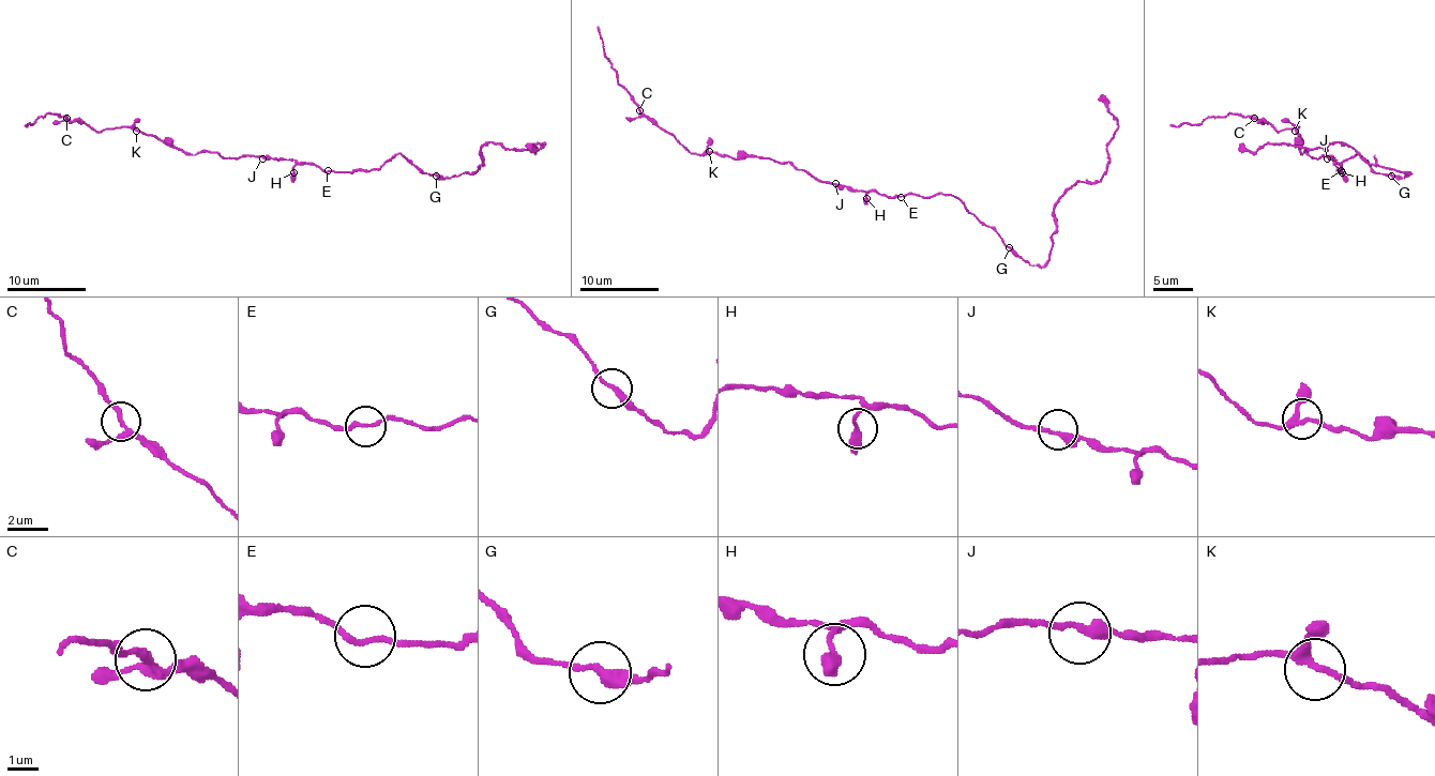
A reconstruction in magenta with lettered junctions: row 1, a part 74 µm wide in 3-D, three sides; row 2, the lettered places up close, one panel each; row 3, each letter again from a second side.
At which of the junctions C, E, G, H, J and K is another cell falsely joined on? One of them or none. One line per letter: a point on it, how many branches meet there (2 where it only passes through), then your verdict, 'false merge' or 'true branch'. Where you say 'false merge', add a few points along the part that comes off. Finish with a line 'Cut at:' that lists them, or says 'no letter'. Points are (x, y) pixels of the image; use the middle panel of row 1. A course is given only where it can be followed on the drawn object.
C: (639, 110) | 3 | true branch
E: (901, 197) | 2 | true branch
G: (1009, 247) | 2 | true branch
H: (866, 198) | 2 | true branch
J: (835, 183) | 2 | true branch
K: (709, 151) | 3 | true branch
Cut at: no letter

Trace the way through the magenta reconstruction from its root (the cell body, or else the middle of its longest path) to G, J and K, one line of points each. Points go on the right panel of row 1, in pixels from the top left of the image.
G: (1341, 172), (1341, 164), (1358, 154), (1376, 172), (1391, 176)
J: (1341, 172), (1339, 164), (1327, 158)
K: (1341, 172), (1341, 166), (1328, 156), (1313, 158), (1307, 152), (1301, 154), (1301, 138), (1295, 131)

